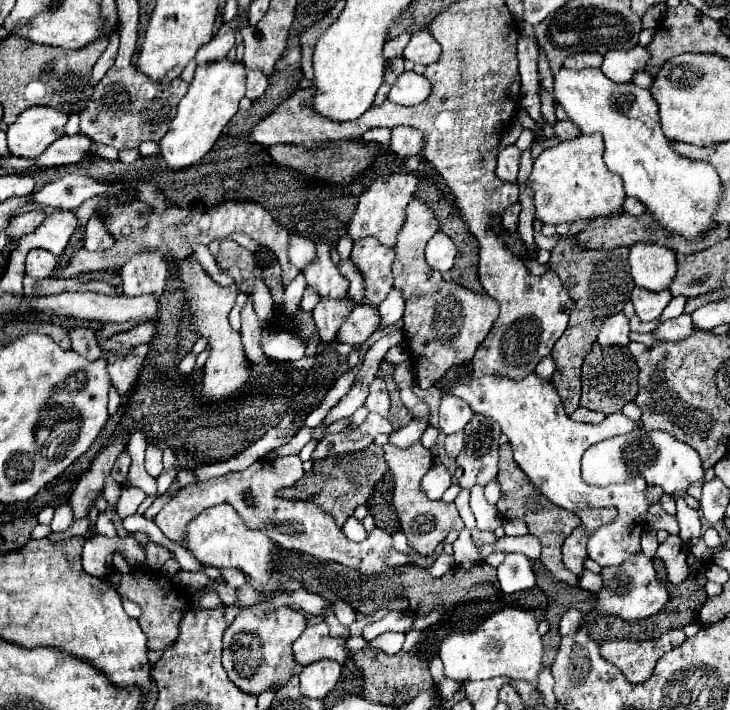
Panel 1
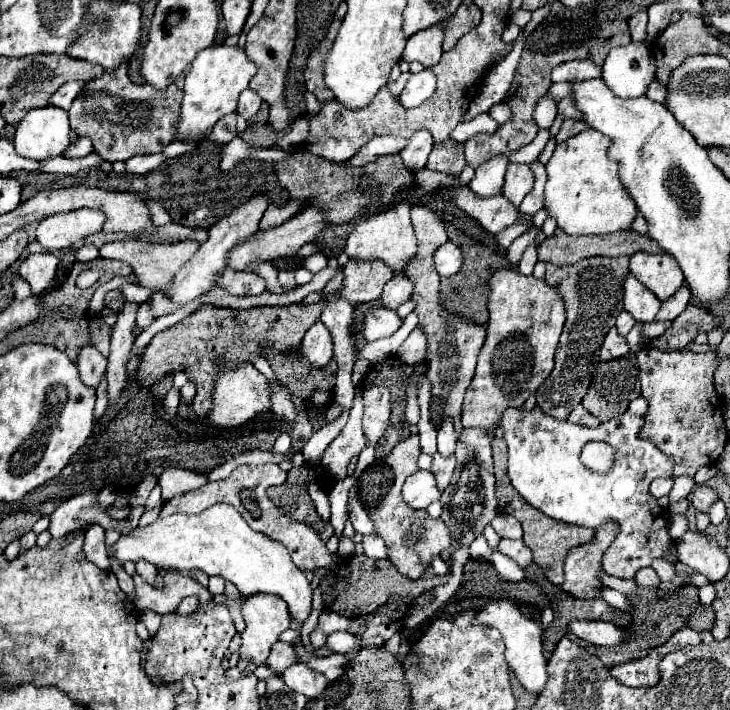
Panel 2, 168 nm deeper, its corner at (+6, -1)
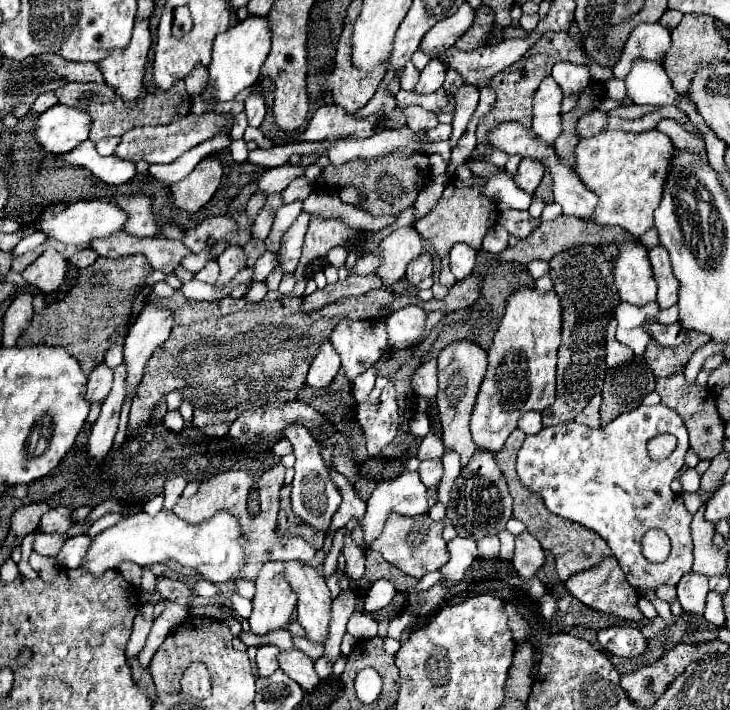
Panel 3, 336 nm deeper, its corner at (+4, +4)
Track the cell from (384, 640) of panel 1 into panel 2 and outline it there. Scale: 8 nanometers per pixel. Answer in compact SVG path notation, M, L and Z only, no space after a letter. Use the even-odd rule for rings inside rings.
M334 632L327 637L324 647L331 649L334 653L346 654L352 652L356 643L356 637L349 632Z

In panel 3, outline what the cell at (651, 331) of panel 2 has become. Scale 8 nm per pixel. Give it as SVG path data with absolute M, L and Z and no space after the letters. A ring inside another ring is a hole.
M655 323L655 325L649 325L649 331L651 331L653 339L663 347L681 345L683 339L685 339L685 333L683 333L679 323L675 323L675 325L659 325L659 323Z

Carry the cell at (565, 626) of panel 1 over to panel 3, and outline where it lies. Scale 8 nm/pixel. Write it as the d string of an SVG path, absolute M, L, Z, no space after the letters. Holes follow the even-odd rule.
M609 627L599 631L599 643L617 657L639 657L647 649L647 639L635 627Z

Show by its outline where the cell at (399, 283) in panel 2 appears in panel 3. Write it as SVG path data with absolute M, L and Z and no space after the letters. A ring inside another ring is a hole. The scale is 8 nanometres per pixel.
M423 251L415 261L409 263L407 267L407 275L405 279L409 279L411 283L421 283L425 277L429 277L433 273L433 263L431 263L431 257L427 251Z

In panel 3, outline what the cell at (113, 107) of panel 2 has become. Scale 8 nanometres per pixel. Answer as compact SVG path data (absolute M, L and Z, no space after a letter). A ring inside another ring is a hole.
M183 81L175 83L175 87L171 87L169 91L155 89L153 93L147 93L147 97L139 103L125 103L123 99L119 99L119 95L115 95L115 91L107 83L67 83L59 87L55 95L59 103L63 105L71 105L87 113L91 111L95 121L93 121L89 139L93 143L107 137L121 137L139 125L167 125L167 123L173 123L175 119L181 119L183 115L191 111L191 95L185 91Z

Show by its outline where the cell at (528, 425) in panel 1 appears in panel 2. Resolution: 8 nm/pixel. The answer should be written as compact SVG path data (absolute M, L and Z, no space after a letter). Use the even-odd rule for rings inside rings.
M517 406L505 408L499 426L505 430L503 438L509 448L509 480L529 504L555 520L577 526L599 528L607 520L621 524L617 538L601 560L607 574L633 578L639 568L663 556L671 538L665 534L663 508L659 508L659 520L655 520L657 498L649 494L649 484L661 476L669 478L673 474L673 460L651 440L639 436L643 428L641 416L625 412L595 428L585 428L573 426L567 420L553 420L553 416L545 416L537 406L533 410ZM591 440L603 440L617 450L615 466L607 476L593 474L579 460L581 448Z

